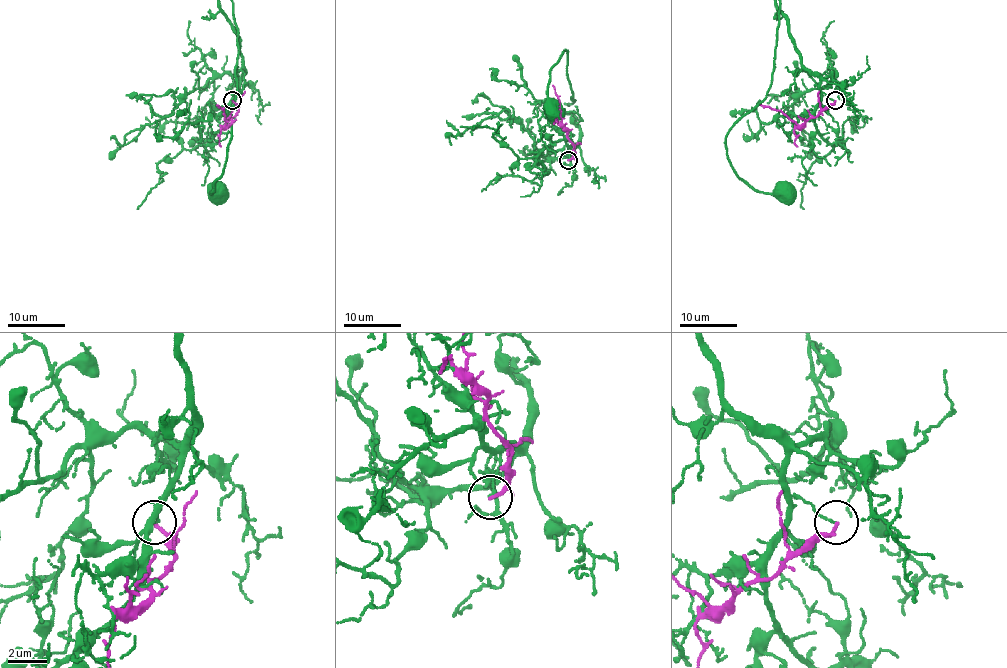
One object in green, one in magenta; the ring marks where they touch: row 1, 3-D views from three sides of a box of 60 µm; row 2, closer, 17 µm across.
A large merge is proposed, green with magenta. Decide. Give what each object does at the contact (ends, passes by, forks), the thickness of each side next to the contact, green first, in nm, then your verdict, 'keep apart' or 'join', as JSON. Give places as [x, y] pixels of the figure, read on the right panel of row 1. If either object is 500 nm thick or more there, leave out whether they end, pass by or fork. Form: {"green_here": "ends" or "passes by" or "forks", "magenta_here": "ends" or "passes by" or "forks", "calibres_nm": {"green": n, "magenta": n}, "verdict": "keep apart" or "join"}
{"green_here": "ends", "magenta_here": "ends", "calibres_nm": {"green": 110, "magenta": 170}, "verdict": "keep apart"}

